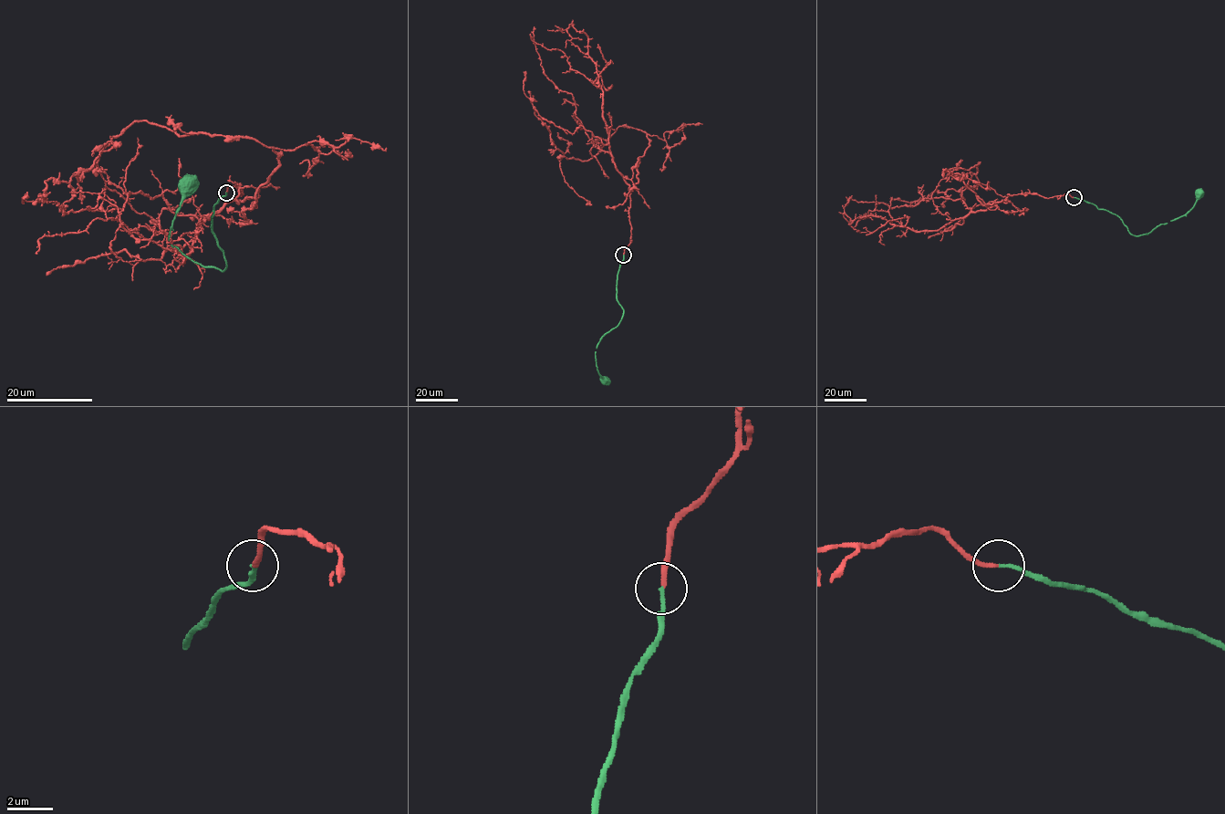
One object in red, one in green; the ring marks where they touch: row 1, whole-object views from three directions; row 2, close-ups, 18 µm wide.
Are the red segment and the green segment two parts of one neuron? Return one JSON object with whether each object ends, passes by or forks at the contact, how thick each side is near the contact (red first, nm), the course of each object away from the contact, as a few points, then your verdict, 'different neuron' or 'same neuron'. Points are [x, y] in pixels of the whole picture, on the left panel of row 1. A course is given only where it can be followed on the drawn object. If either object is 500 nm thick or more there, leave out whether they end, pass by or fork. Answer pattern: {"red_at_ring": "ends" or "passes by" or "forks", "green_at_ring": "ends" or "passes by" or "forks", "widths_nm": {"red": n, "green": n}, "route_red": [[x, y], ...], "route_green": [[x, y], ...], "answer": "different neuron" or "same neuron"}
{"red_at_ring": "ends", "green_at_ring": "ends", "widths_nm": {"red": 200, "green": 170}, "route_red": [[225, 193], [254, 206], [272, 149], [145, 120], [77, 180], [27, 192]], "route_green": [[225, 193], [212, 216], [212, 232], [225, 262], [223, 271], [192, 261], [168, 239], [189, 184]], "answer": "same neuron"}

